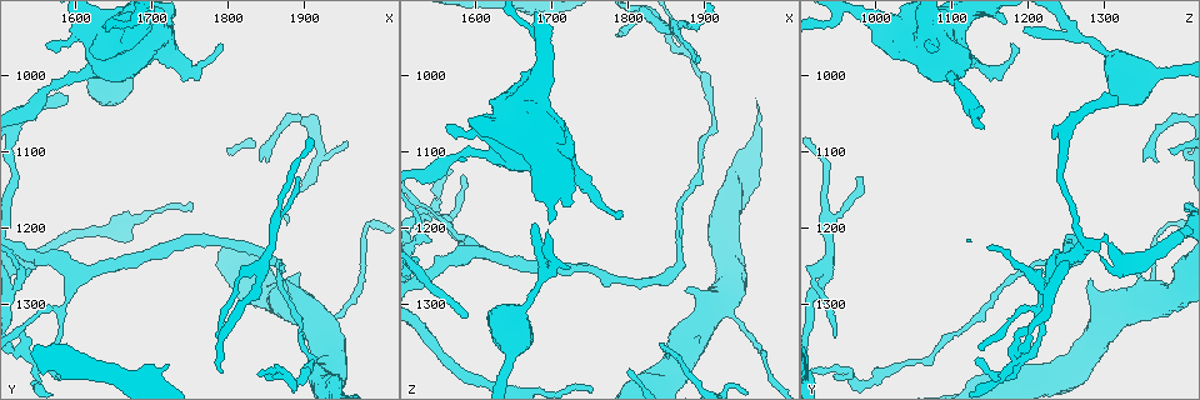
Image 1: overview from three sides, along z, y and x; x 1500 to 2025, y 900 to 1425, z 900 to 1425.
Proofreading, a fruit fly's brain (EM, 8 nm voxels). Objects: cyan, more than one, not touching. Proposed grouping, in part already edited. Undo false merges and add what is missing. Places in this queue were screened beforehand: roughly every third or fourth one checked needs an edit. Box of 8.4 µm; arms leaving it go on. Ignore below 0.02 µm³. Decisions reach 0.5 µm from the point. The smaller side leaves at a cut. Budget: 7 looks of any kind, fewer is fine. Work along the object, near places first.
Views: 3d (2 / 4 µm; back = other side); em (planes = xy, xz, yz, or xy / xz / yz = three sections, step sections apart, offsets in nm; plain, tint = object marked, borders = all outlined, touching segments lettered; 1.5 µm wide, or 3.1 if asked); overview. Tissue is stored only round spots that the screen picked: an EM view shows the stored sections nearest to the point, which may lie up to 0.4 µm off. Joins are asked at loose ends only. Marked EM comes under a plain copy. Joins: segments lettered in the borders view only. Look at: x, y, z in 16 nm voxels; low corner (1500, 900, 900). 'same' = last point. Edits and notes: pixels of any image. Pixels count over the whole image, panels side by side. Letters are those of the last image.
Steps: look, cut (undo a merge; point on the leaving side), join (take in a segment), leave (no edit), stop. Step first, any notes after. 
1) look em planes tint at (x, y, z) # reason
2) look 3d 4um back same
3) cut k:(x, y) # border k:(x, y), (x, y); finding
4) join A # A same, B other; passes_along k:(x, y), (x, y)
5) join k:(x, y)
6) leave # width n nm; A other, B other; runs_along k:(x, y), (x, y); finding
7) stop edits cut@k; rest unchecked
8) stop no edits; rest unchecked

look em planes borders at (1855, 1395, 945) # tapers out

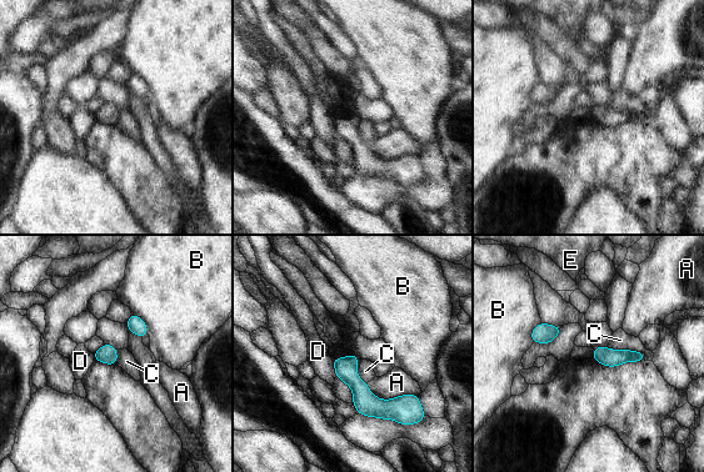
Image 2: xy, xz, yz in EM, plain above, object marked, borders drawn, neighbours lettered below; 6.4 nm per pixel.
leave # longest_contact A 340 nm; A other, B other, C other, D other, E other; no lettered segment goes on from it

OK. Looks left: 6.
look 3d 4um at (1685, 950, 1270) # a fork

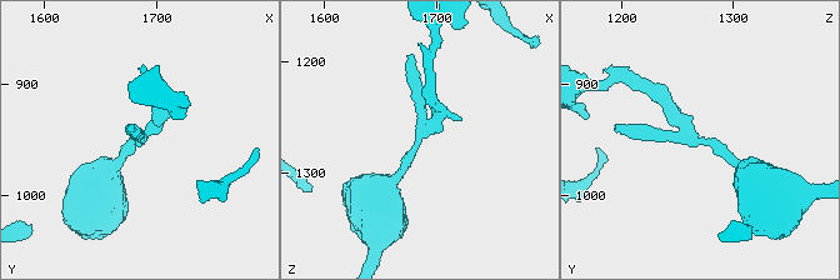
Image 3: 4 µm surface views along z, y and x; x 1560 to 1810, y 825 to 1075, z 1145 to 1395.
look em xy step 4 tint at (1686, 950, 1268) # now the EM

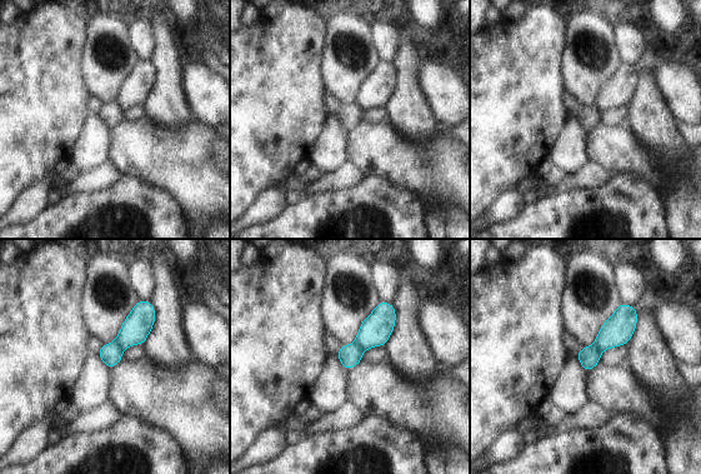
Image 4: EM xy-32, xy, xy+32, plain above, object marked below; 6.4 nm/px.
look em planes borders same # another direction

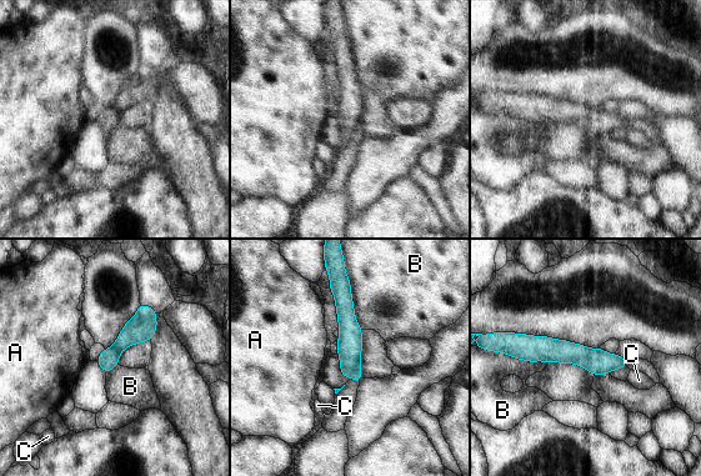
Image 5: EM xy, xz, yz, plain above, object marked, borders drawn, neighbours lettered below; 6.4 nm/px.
cut 5:(350, 334) # A other, B other, C other; border 5:(359, 360), (350, 377); a second neuron is stuck on

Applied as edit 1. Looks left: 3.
look em planes tint at (1560, 1375, 1190) # abrupt turn

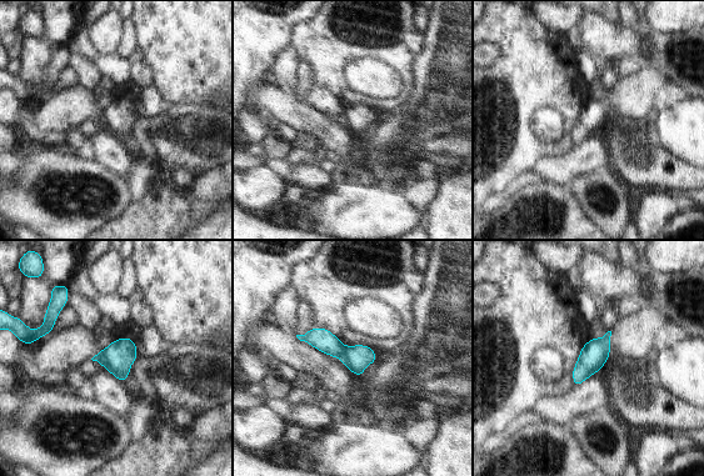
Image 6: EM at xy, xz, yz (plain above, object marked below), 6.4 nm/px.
look em planes borders same

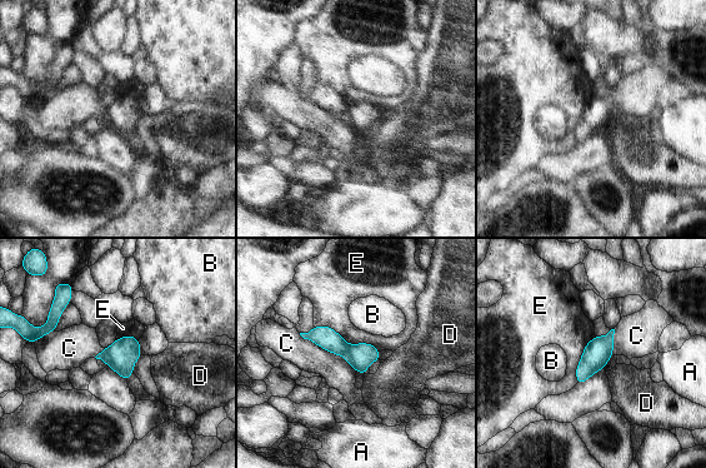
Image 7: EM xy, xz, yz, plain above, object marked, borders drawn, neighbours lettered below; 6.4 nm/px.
cut 7:(325, 337) # longest_contact E 460 nm; A other, B other, C other, D other, E other; two neurons meet here

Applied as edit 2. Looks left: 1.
stop edits cut@5, cut@7; rest unchecked

